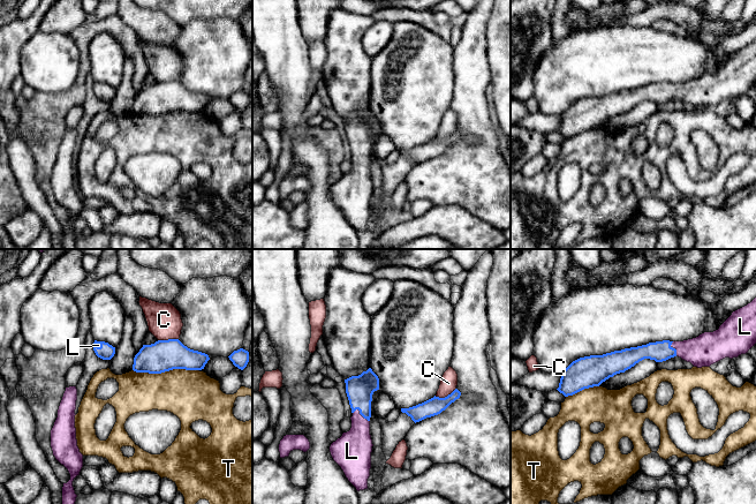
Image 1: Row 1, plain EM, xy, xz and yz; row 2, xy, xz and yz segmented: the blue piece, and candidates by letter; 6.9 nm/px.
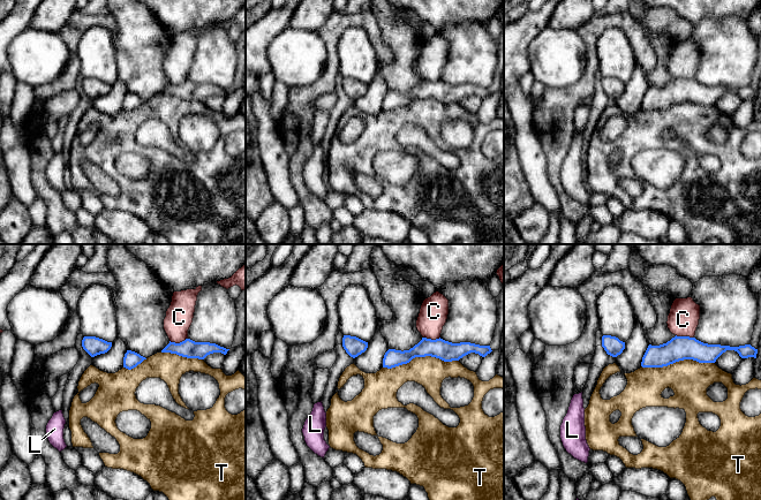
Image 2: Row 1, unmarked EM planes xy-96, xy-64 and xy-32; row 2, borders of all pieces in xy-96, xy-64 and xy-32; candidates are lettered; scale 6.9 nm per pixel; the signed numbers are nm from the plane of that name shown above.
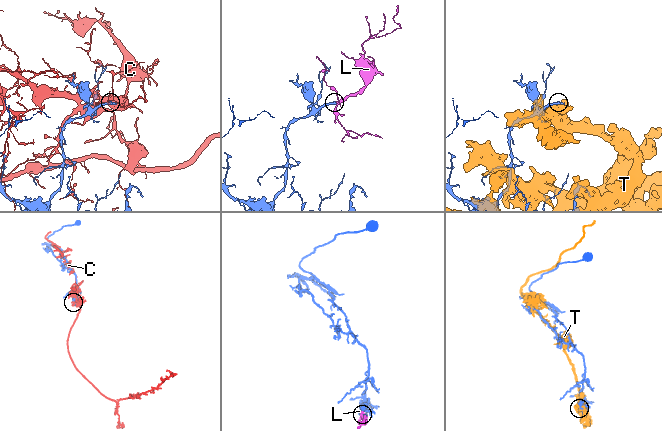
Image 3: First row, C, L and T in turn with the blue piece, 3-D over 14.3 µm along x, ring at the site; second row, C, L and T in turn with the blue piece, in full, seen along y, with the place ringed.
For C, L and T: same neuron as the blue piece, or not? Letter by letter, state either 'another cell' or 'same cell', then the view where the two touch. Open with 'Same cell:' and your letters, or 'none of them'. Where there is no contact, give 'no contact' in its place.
Same cell: L
C: another cell; contact in xz
L: same cell; contact in xz
T: another cell; contact in xy

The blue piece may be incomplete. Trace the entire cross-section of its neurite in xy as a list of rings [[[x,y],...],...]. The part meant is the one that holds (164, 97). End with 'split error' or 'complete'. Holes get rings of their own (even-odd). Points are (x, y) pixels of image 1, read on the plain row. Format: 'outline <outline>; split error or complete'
outline [[[179,81],[158,82],[143,86],[134,99],[136,114],[161,115],[173,111],[202,112],[209,97],[184,88]]]; complete

